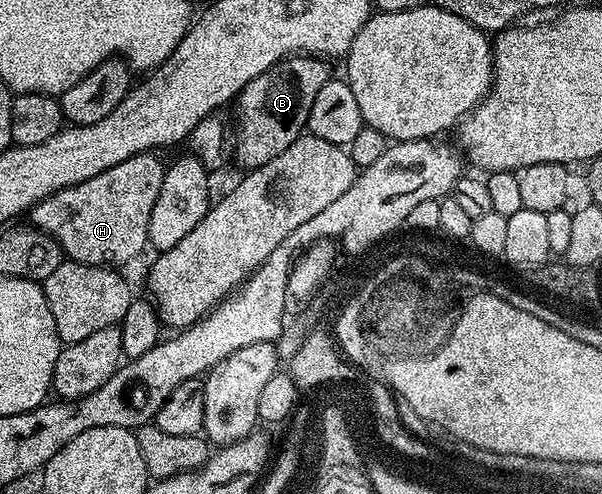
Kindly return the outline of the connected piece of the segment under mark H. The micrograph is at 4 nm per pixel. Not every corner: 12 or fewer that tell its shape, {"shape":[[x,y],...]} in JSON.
{"shape":[[142,152],[30,209],[78,264],[148,247],[165,171]]}

